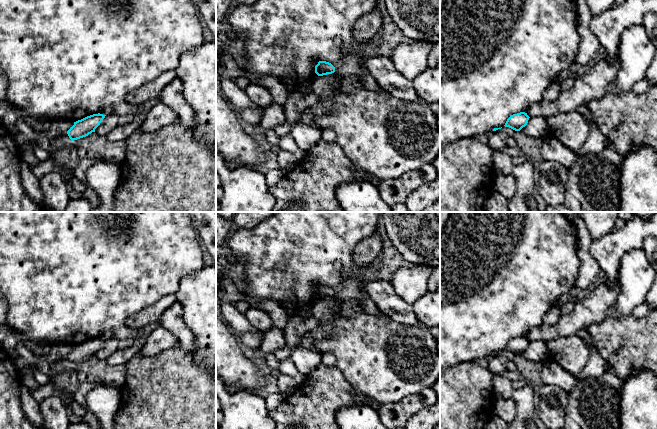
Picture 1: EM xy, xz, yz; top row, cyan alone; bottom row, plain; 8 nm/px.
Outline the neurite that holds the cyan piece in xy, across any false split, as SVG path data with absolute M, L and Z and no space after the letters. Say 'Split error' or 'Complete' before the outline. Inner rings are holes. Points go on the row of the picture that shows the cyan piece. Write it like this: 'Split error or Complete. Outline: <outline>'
Complete. Outline: M98 113L74 122L74 125L67 131L69 138L74 141L95 132L105 116Z

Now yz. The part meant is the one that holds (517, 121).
Complete. Outline: M525 112L513 114L507 119L504 126L509 127L515 131L520 131L527 125L529 118L530 117Z

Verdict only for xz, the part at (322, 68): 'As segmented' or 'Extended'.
As segmented

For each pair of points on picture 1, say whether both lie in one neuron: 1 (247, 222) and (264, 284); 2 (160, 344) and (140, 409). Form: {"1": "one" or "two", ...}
{"1": "two", "2": "two"}

